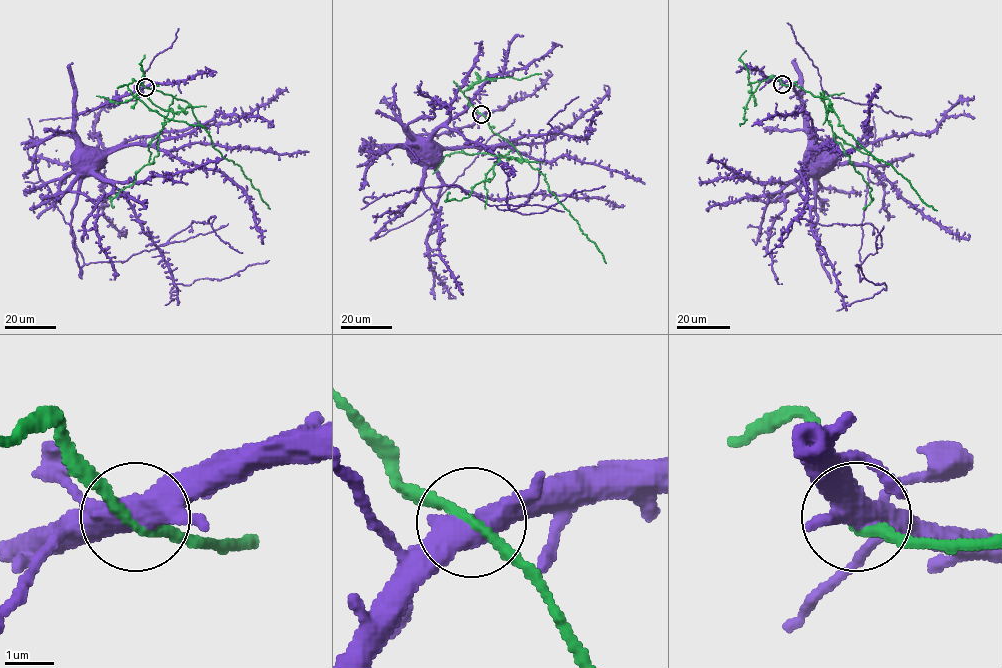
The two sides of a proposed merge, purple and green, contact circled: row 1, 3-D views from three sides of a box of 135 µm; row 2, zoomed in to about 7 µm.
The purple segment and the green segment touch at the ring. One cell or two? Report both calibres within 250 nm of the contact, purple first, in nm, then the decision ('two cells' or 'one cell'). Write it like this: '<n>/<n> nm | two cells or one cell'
440/190 nm | two cells

